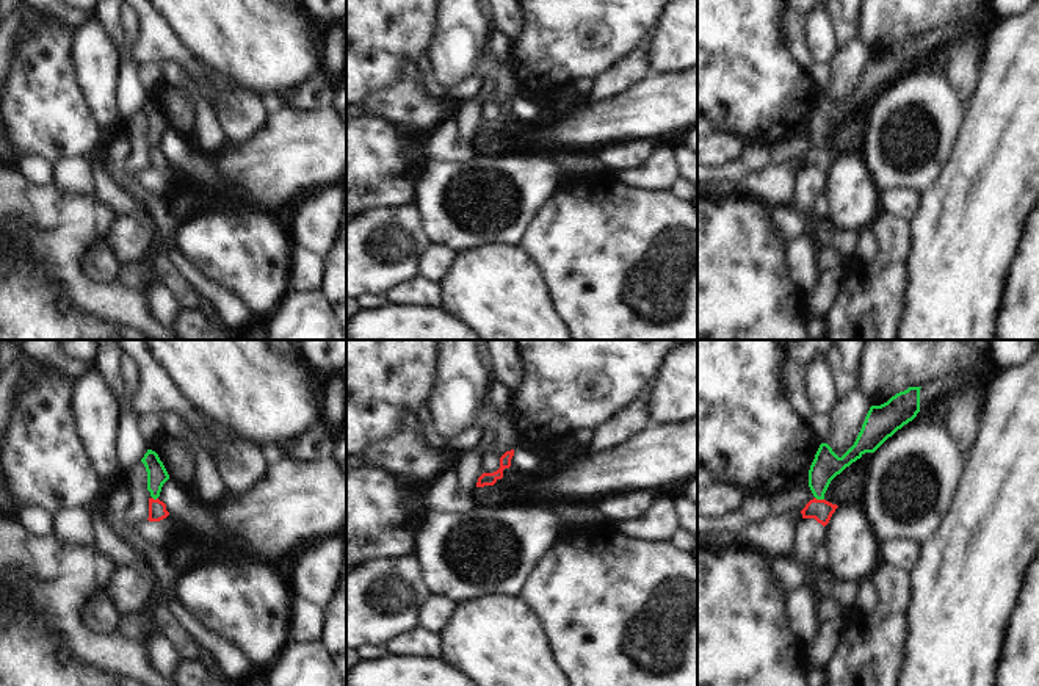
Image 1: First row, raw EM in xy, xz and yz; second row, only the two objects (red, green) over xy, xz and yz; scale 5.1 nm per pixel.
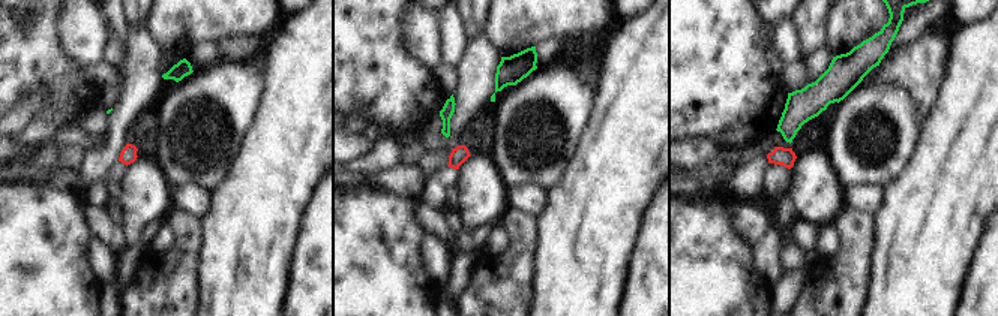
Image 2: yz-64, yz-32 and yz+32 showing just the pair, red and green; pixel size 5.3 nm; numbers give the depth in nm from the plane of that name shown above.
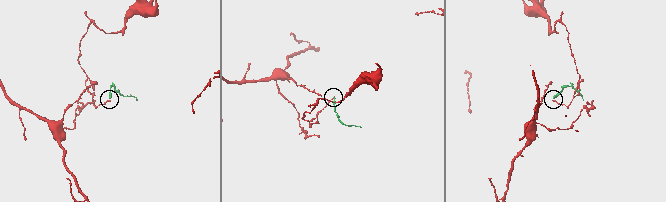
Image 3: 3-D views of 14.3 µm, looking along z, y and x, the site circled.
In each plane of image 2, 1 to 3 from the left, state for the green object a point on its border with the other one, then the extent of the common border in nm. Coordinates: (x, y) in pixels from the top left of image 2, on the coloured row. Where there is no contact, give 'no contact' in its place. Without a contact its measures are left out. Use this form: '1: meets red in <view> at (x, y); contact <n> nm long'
1: no contact
2: no contact
3: no contact

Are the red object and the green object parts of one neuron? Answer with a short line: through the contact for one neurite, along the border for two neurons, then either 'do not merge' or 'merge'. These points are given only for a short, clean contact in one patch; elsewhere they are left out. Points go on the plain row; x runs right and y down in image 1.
line yz (815, 146), (823, 149); do not merge

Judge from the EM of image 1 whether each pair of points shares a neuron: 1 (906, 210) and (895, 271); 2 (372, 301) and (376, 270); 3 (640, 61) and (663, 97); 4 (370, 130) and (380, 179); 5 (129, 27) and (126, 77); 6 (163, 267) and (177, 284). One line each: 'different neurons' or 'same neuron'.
1: different neurons
2: different neurons
3: different neurons
4: same neuron
5: same neuron
6: same neuron

